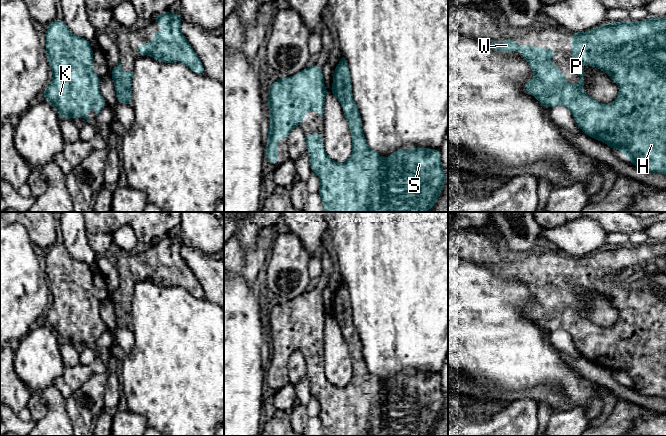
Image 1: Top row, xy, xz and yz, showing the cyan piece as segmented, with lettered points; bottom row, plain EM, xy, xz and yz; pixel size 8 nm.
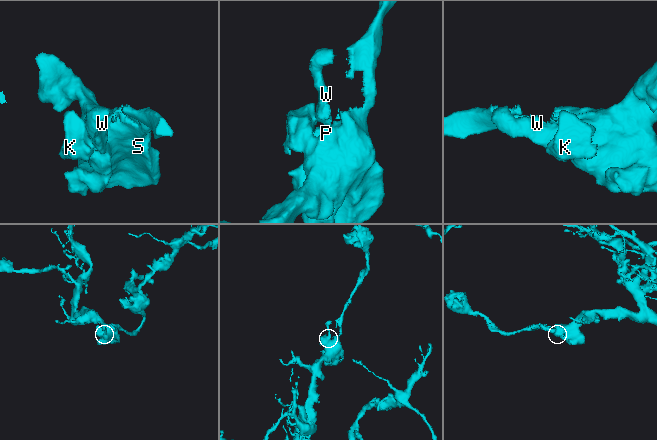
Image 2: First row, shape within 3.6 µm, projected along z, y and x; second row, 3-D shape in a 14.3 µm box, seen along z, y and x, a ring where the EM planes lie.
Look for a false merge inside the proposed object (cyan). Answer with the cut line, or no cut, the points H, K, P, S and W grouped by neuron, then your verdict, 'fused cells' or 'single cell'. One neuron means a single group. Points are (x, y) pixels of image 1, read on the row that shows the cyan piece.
no cut | H K P S W | single cell

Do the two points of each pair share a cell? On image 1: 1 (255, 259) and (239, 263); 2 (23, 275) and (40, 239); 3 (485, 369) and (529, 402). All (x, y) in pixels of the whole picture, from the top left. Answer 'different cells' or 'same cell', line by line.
1: same cell
2: different cells
3: different cells

